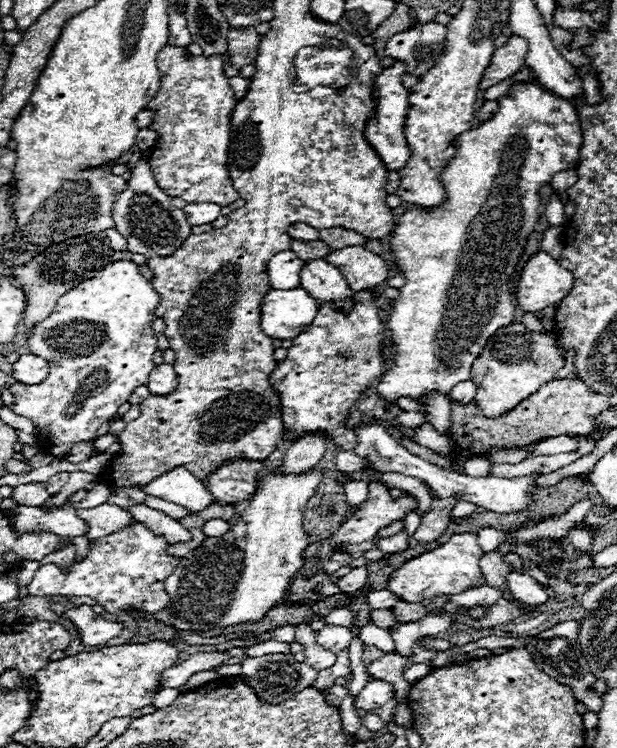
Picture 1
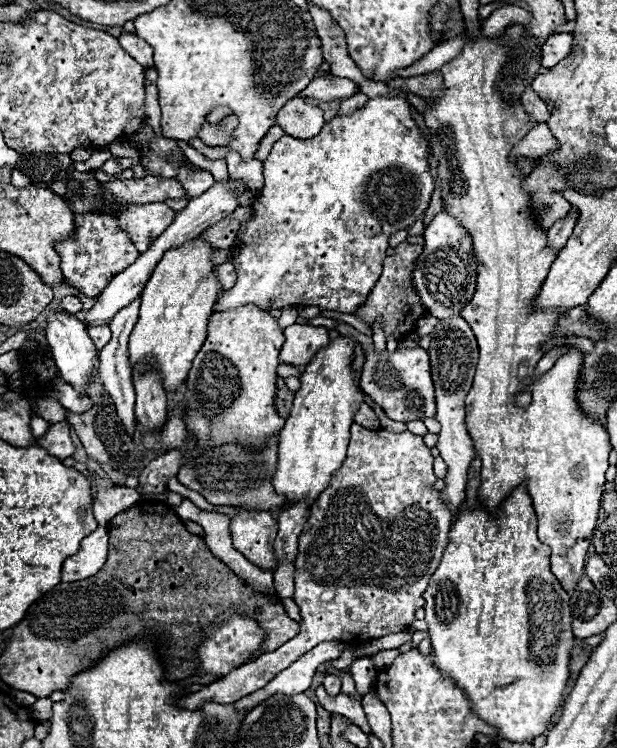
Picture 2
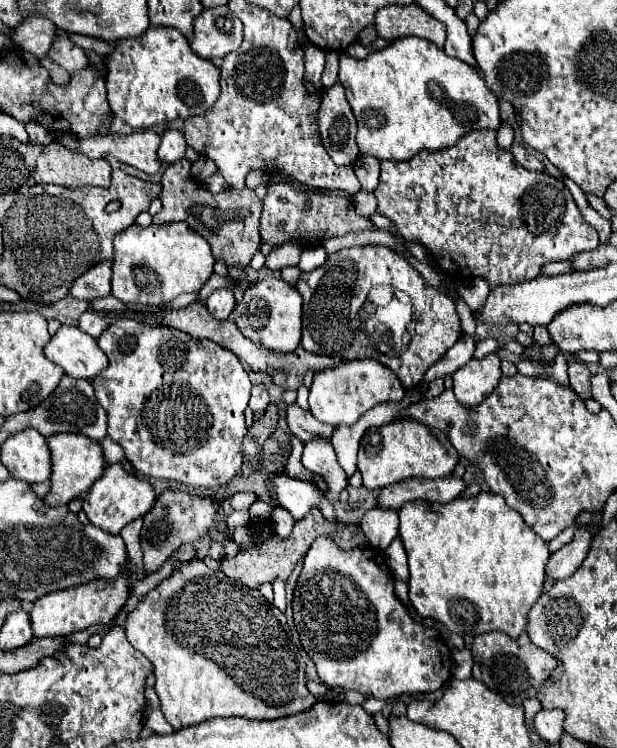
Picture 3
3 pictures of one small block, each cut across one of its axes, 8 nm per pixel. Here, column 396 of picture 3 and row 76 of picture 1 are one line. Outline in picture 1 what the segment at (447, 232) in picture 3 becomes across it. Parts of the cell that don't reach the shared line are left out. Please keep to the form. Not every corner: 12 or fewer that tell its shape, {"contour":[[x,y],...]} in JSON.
{"contour":[[166,44],[146,110],[158,188],[228,206],[224,62]]}

